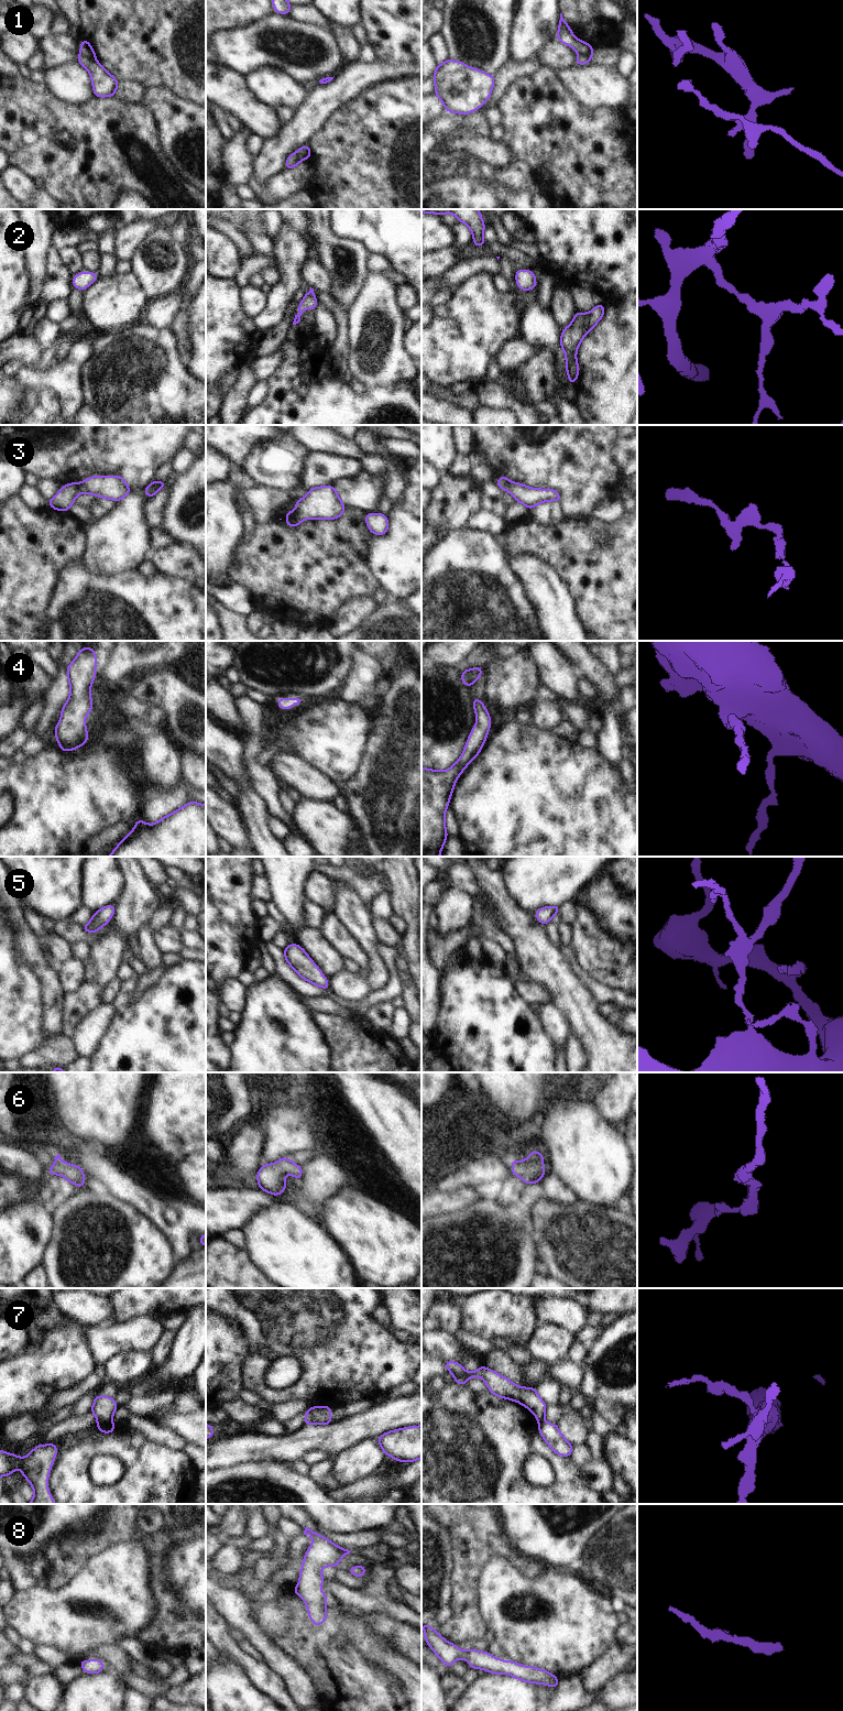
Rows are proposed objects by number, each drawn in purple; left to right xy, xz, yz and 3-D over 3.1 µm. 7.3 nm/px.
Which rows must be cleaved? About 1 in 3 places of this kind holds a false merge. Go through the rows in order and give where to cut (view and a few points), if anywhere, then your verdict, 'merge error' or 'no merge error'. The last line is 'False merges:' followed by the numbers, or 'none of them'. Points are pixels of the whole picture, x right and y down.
1: cut in xy along (80, 53), (95, 58); merge error
2: no cut; no merge error
3: no cut; no merge error
4: no cut; no merge error
5: no cut; no merge error
6: no cut; no merge error
7: cut in xy along (109, 1421), (105, 1424); merge error
8: no cut; no merge error
False merges: 1, 7

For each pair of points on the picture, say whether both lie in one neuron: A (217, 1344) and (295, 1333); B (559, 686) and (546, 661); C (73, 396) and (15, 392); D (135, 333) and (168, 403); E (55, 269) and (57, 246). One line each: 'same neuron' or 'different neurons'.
A: different neurons
B: same neuron
C: different neurons
D: same neuron
E: different neurons

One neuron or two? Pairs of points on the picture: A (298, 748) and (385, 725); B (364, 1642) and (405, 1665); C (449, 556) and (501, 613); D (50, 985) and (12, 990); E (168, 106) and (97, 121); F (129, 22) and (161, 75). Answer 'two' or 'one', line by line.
A: two
B: one
C: one
D: two
E: two
F: one

